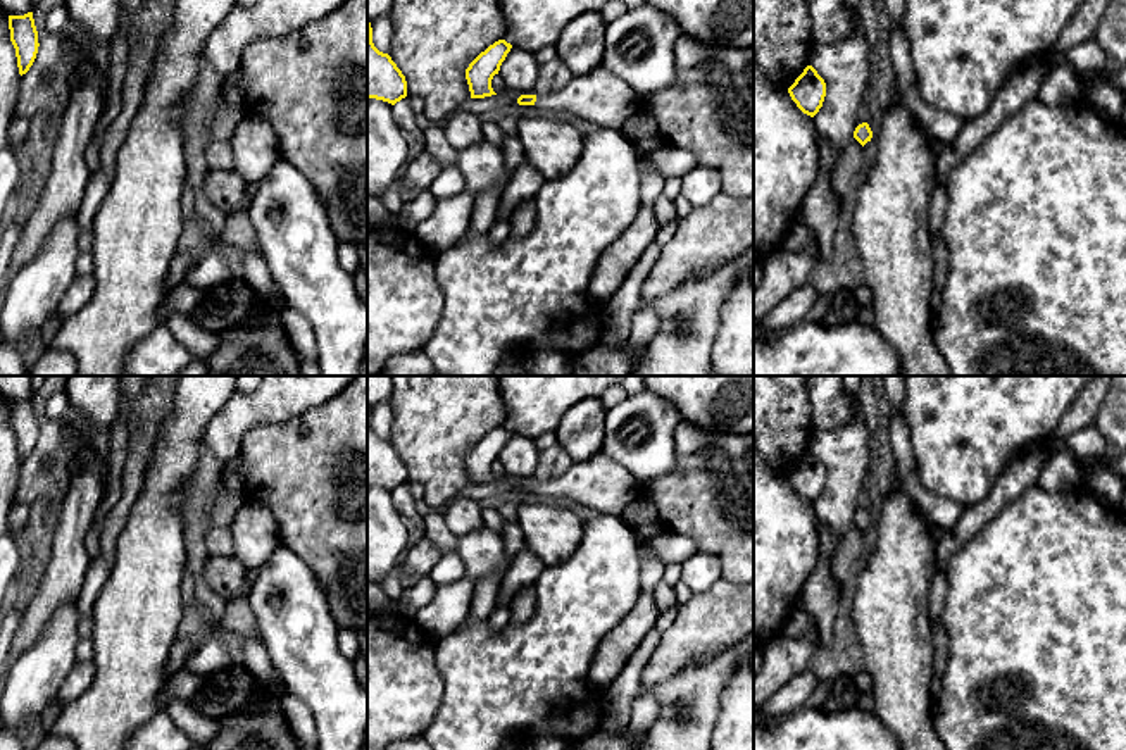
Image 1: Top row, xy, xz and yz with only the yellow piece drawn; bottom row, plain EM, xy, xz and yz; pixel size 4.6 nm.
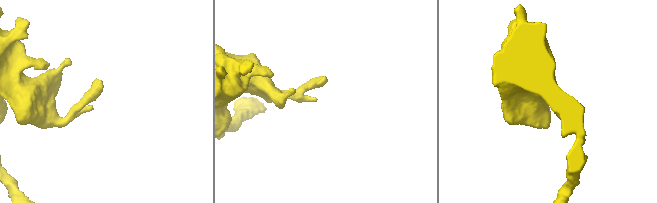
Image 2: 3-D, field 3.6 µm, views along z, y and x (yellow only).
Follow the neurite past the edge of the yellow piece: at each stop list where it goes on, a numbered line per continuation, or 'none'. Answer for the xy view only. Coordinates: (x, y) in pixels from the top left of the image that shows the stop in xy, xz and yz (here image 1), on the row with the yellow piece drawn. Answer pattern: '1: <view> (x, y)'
none

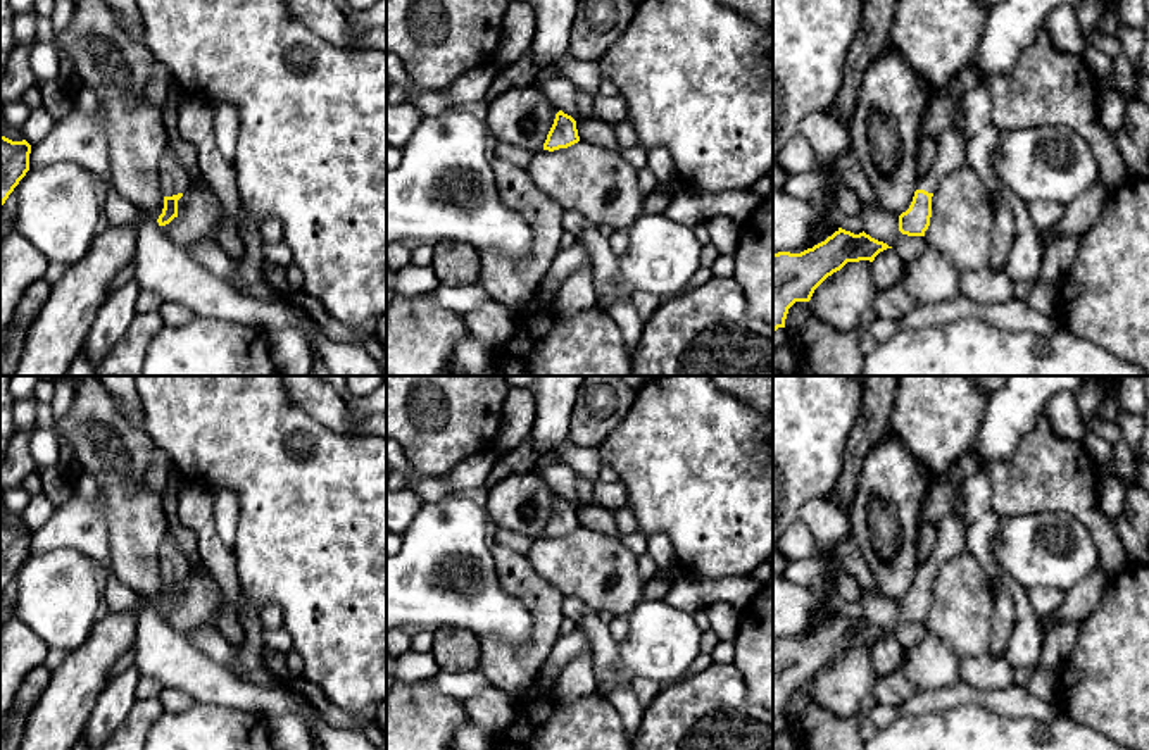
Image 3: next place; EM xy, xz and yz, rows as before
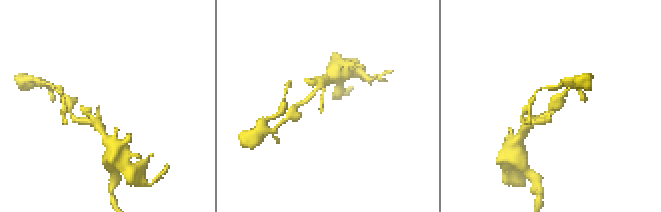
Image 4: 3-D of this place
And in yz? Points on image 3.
1: yz (951, 145)

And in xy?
1: xy (173, 178)

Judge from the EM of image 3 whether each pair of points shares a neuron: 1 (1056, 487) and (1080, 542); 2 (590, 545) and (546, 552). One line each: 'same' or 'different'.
1: different
2: same

